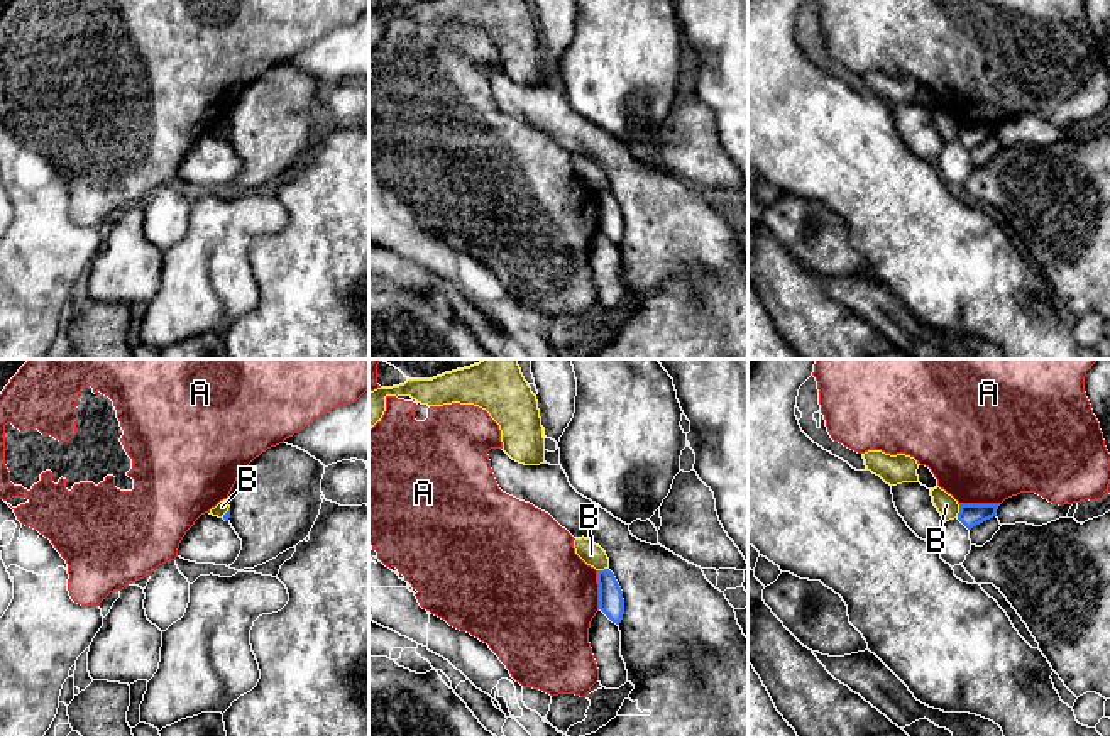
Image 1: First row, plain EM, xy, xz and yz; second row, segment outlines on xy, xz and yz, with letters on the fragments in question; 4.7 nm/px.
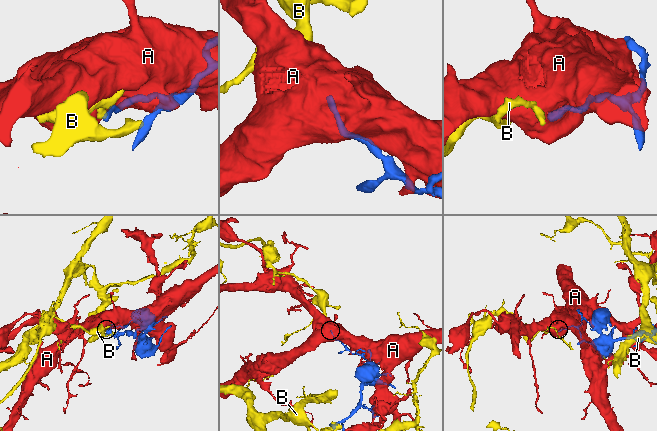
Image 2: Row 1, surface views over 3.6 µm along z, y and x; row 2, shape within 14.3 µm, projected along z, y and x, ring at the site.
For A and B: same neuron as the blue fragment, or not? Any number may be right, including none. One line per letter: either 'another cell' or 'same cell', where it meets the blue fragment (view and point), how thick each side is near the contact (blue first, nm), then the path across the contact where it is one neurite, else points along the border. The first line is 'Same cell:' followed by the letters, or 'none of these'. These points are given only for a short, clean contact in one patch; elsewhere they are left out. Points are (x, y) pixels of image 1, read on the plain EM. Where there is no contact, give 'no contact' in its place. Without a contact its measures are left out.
Same cell: none of these
A: another cell; contact yz (980, 126); calibres 110 and 500 nm
B: another cell; contact yz (960, 132); calibres 110 and 100 nm; border yz (960, 126), (956, 137)

